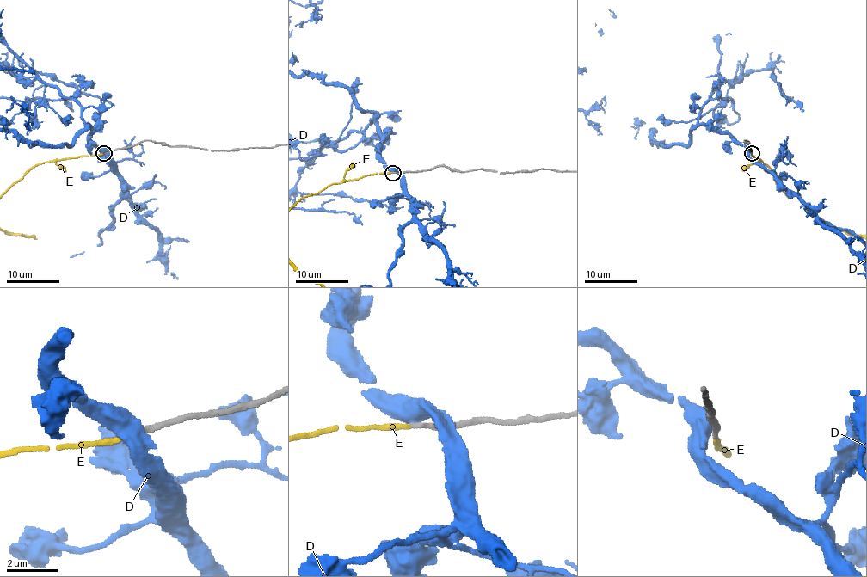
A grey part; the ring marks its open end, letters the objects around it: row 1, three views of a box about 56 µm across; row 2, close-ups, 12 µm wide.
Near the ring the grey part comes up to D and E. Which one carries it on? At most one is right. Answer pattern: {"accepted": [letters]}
{"accepted": ["E"]}

